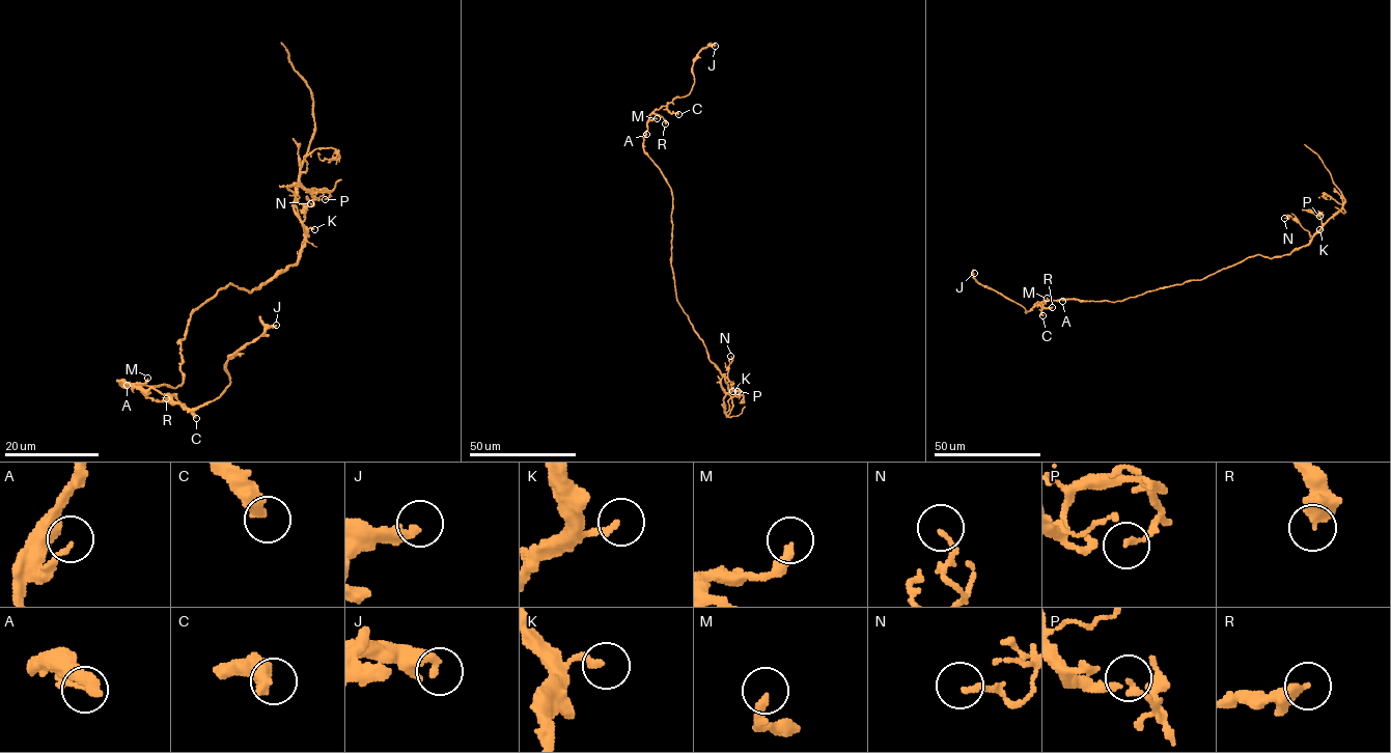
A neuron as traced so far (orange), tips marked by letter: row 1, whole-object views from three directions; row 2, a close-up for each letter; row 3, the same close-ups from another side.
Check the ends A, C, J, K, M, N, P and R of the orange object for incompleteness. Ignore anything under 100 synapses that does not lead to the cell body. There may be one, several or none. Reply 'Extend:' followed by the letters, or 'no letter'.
Extend: no letter

